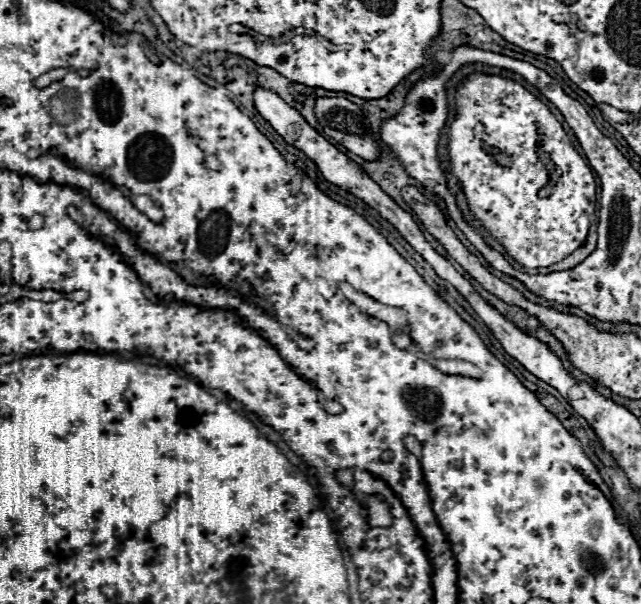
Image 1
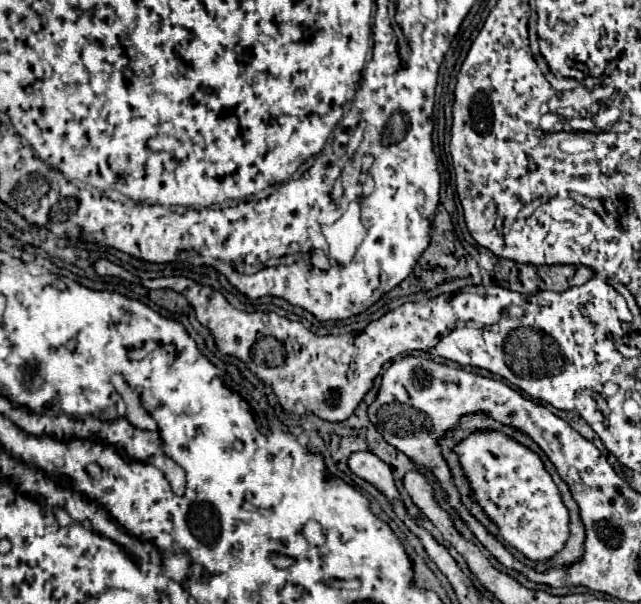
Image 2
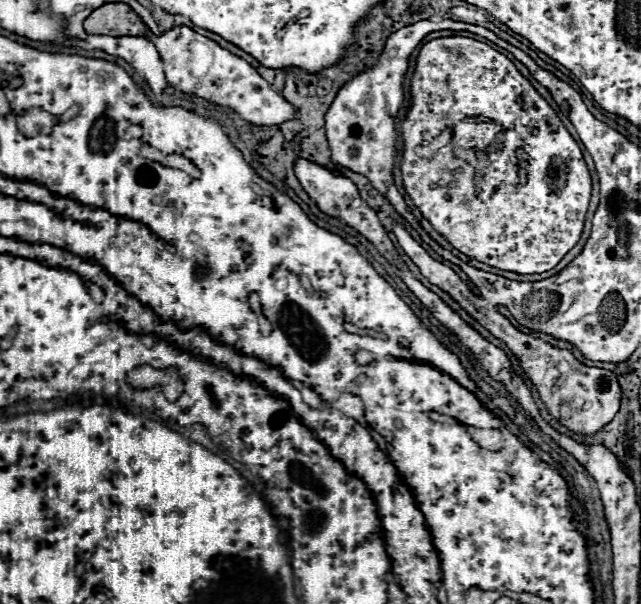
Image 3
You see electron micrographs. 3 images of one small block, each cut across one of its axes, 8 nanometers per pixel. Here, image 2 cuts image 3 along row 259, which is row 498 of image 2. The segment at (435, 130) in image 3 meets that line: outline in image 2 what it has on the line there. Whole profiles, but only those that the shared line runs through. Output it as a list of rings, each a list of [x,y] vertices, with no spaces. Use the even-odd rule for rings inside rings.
[[[476,430],[474,434],[458,442],[454,446],[454,452],[458,454],[458,462],[462,466],[470,492],[474,494],[476,502],[482,506],[484,514],[496,524],[506,544],[522,552],[532,562],[548,562],[550,558],[554,558],[554,554],[558,554],[564,548],[570,518],[558,486],[554,484],[552,476],[548,474],[540,456],[534,450],[512,440],[508,434],[500,430]]]

